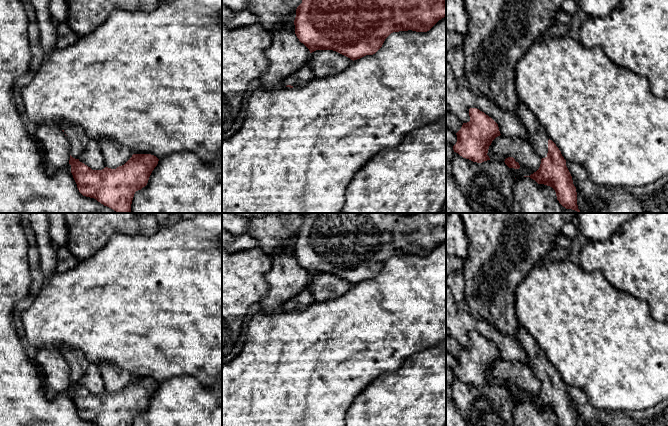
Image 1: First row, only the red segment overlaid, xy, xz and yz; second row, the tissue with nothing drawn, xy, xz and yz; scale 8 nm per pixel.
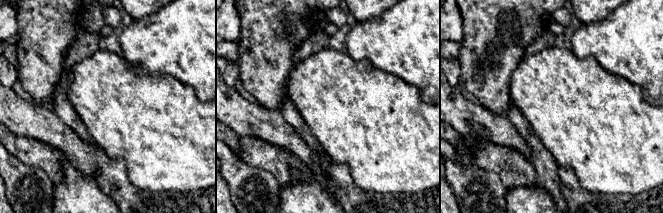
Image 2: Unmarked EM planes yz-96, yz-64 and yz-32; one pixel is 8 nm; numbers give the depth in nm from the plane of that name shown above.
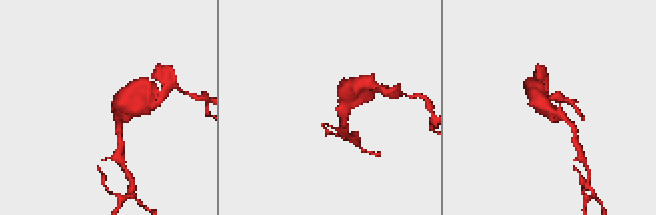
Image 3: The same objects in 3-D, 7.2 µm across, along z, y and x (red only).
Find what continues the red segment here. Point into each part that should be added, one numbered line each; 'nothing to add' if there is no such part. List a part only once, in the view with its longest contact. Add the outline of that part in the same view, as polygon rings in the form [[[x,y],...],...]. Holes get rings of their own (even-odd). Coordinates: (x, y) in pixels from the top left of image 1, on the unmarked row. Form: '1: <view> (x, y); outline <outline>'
1: yz (538, 360); outline [[[519,325],[516,337],[525,350],[537,378],[541,383],[547,381],[549,361],[544,351],[522,325]]]

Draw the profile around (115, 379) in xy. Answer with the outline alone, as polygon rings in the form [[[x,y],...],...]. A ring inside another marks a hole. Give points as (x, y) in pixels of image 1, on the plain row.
[[[102,362],[98,367],[108,392],[116,393],[124,389],[133,379],[127,370],[119,368],[112,362]]]

